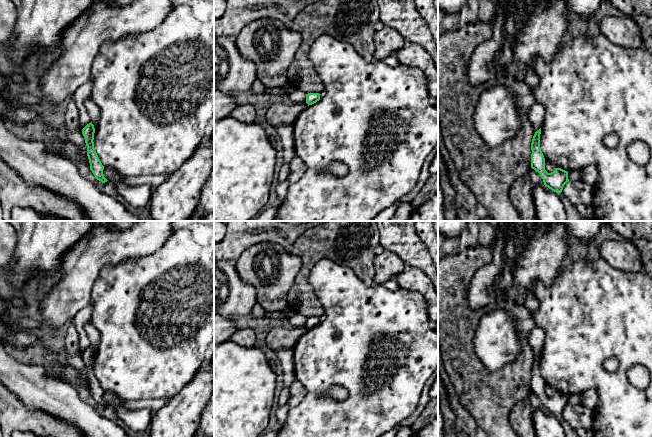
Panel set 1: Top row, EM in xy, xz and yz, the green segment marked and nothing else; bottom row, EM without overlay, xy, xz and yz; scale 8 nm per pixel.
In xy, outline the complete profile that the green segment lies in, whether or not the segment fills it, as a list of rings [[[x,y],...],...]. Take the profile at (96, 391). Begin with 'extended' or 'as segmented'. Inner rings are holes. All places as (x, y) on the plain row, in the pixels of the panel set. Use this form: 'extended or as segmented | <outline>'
as segmented | [[[92,347],[87,348],[82,353],[82,358],[84,360],[88,375],[87,380],[90,387],[90,394],[92,395],[97,404],[101,405],[102,407],[105,407],[108,404],[103,399],[104,390],[102,389],[94,372],[94,366],[93,366],[94,357],[95,357],[95,352]]]

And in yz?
as segmented | [[[541,352],[535,356],[531,367],[531,392],[538,396],[544,409],[556,417],[561,417],[564,409],[569,406],[568,396],[555,392],[551,397],[545,394],[545,382],[540,372]]]

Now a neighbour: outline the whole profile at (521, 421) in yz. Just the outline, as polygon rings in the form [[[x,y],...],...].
[[[529,397],[518,401],[510,411],[510,424],[518,437],[536,437],[533,408]]]

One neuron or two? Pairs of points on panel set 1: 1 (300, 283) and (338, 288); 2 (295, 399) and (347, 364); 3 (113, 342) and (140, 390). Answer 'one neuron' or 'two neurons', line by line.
1: two neurons
2: two neurons
3: one neuron

